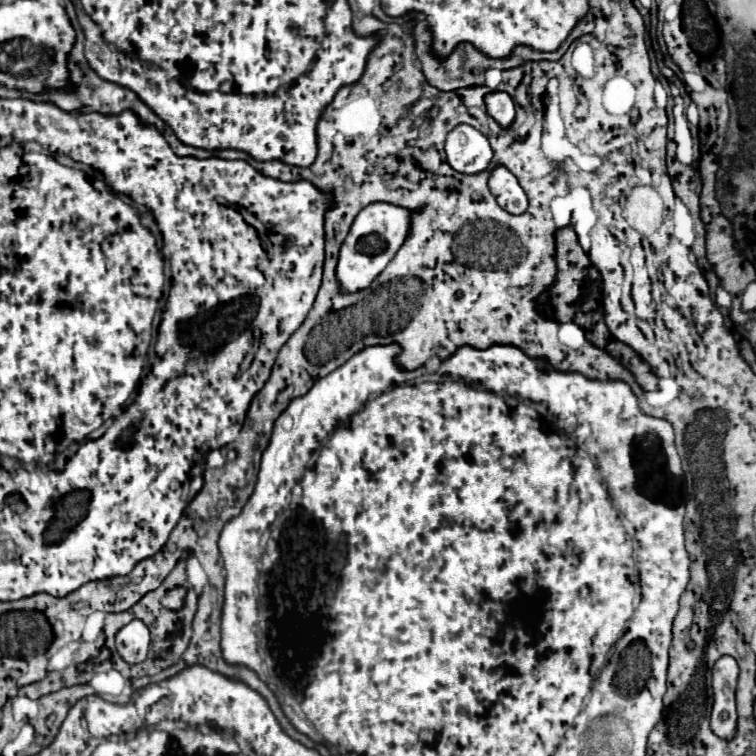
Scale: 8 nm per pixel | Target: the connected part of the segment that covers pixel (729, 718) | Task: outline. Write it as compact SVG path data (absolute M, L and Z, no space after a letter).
M720 657L712 669L712 689L714 689L714 705L710 715L710 729L720 739L730 741L738 731L738 715L736 715L736 681L738 681L738 665L734 657Z

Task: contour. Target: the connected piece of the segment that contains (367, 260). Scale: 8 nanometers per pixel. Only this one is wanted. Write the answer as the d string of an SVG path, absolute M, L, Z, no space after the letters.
M370 203L356 215L348 237L340 245L336 263L336 281L342 293L356 293L360 289L370 287L370 283L384 271L384 267L390 263L390 259L404 243L408 223L410 211L390 203Z

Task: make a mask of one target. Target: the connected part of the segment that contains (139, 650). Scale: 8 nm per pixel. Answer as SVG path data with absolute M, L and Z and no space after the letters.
M134 619L116 633L116 649L128 663L142 663L150 649L150 631L148 627Z

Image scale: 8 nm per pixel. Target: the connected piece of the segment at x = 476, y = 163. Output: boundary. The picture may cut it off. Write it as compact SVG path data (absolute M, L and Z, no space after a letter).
M458 125L448 133L446 159L458 173L482 173L492 163L488 139L470 125Z

